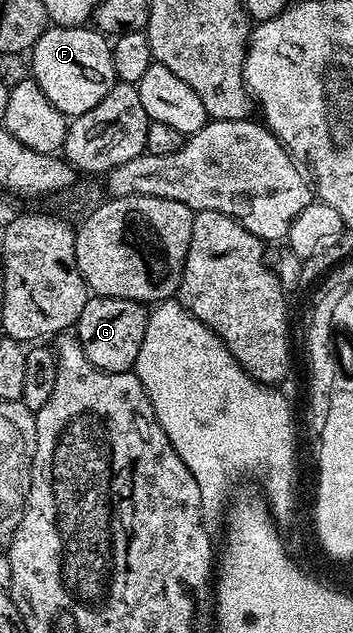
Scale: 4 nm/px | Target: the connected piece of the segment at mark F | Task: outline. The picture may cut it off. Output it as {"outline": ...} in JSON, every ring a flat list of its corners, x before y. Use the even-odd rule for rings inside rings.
{"outline":[[48,25,47,31,31,47,29,57,31,57,30,77,35,79,41,92,45,92,45,96,49,96,53,108,57,108,62,114,67,115,68,119,89,112,89,108,93,108,93,104,101,104,101,100,105,100,105,92,109,92,109,88,113,88,117,81,113,68,111,42,98,30,88,28,86,25]]}

